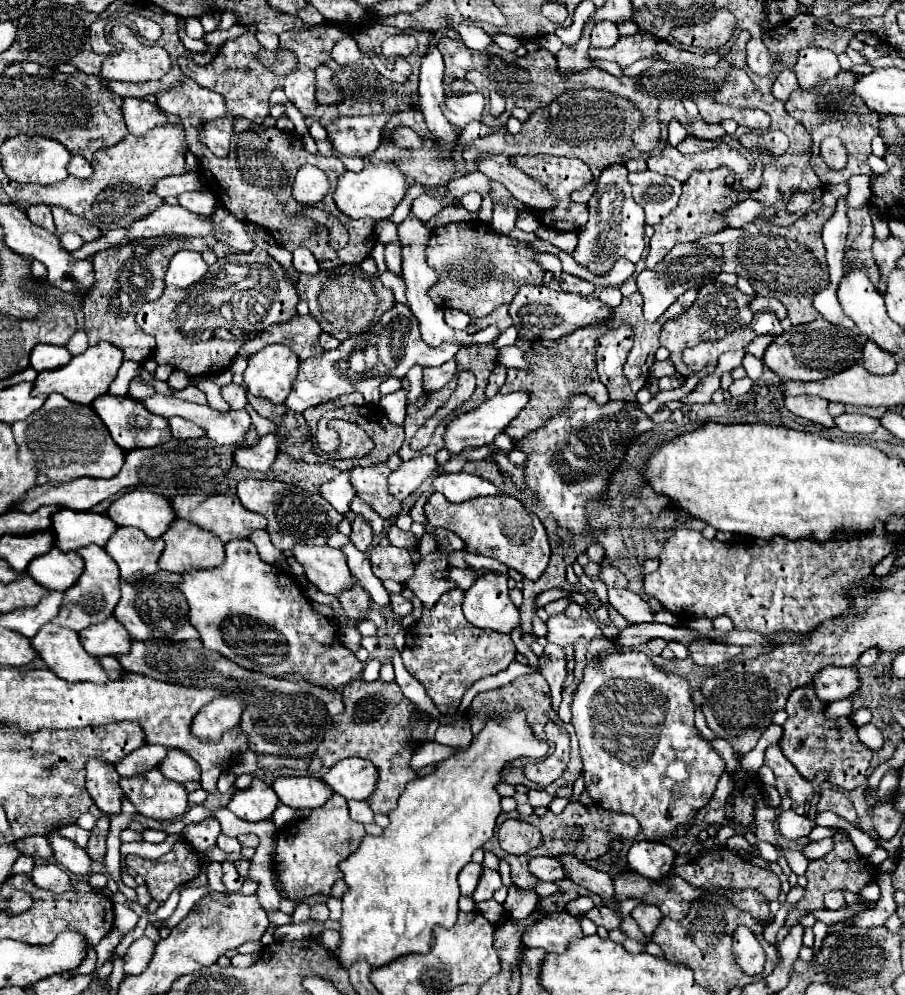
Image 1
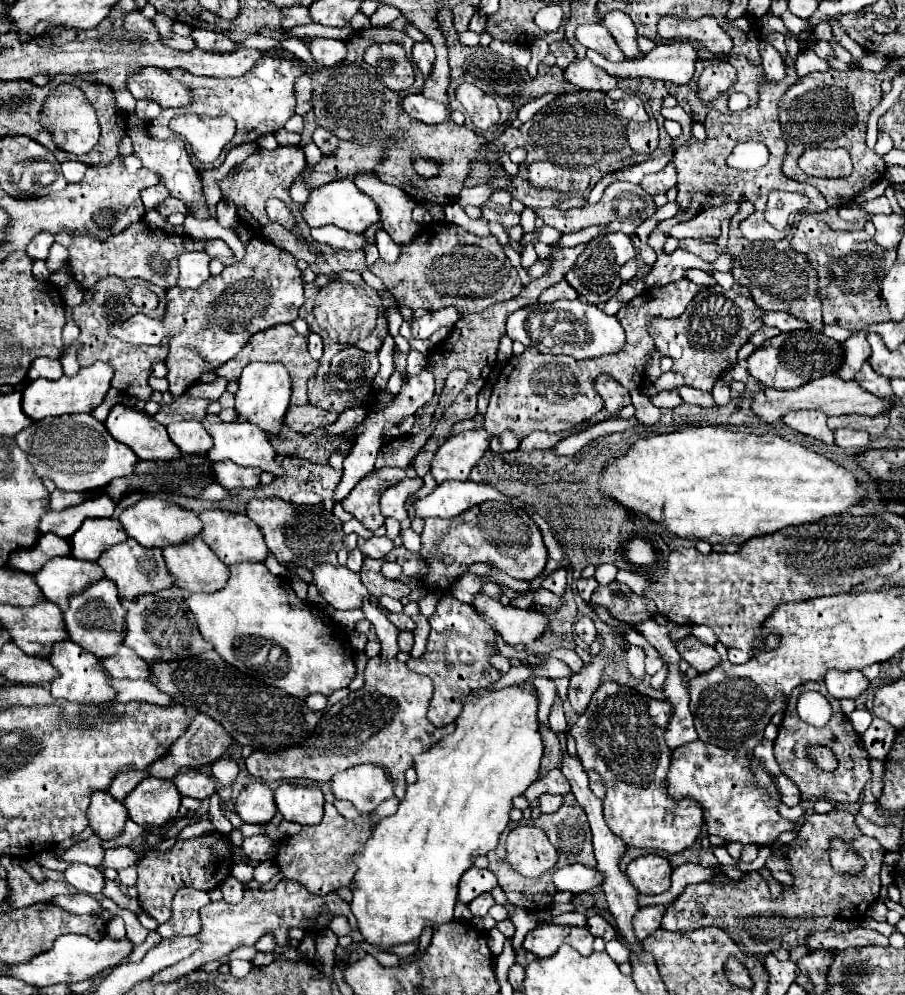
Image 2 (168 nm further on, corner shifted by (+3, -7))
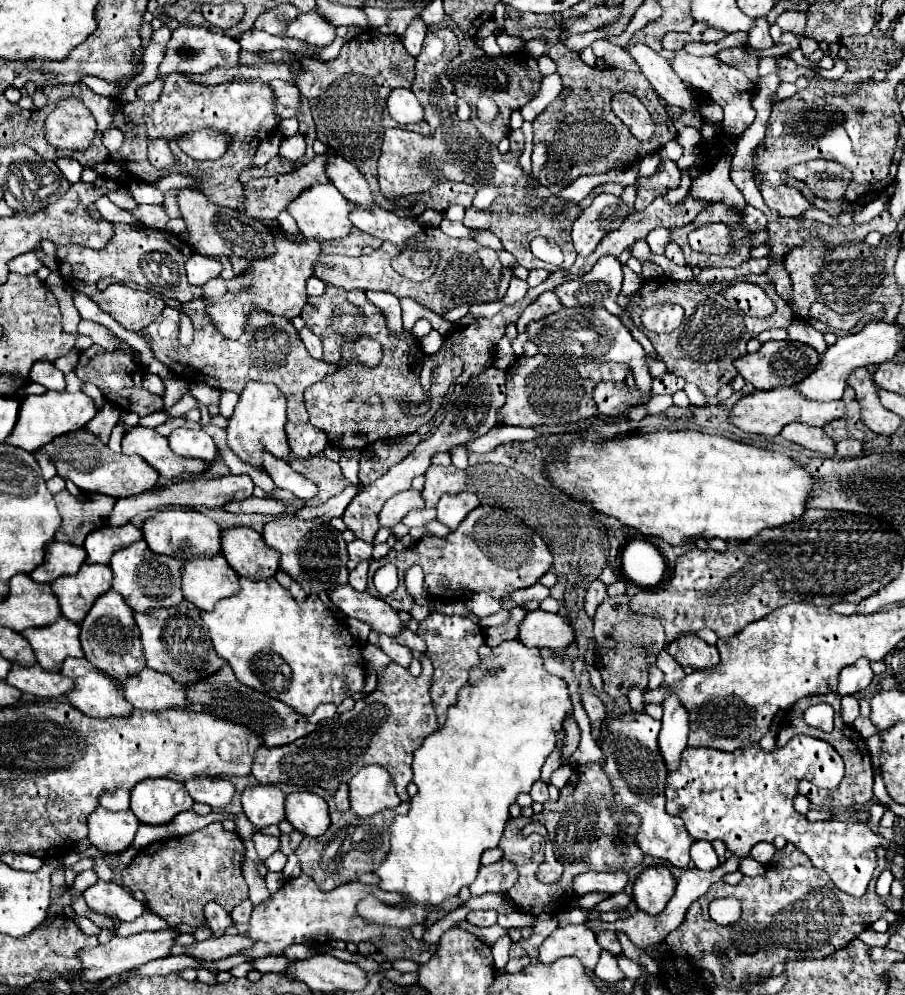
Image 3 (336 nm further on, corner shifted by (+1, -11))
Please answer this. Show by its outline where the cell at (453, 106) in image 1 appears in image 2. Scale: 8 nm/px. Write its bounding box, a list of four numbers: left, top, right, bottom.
[400,94,450,124]

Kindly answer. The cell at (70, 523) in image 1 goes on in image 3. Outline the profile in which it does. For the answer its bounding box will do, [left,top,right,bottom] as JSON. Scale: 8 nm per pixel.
[84,524,142,564]

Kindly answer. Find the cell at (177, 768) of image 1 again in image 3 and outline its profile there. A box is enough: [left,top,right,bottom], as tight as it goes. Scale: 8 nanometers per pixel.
[184,778,234,808]

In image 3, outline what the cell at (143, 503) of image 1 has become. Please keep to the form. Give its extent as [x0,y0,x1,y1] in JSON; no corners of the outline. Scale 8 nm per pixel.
[142,510,220,560]

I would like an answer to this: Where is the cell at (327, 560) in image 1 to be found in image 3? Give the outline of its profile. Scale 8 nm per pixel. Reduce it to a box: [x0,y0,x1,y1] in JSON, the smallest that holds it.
[328,584,402,636]

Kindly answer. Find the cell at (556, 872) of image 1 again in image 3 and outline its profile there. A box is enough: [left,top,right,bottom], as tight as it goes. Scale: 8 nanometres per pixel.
[572,872,628,896]

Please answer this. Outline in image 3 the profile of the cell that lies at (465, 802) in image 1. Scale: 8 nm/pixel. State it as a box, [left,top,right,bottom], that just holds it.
[358,640,572,930]

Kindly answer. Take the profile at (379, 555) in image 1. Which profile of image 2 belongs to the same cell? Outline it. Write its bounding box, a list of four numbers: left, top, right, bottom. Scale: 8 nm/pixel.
[360,502,548,600]

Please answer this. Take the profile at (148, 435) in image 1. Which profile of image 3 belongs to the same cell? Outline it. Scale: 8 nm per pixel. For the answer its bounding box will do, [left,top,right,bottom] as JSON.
[122,426,208,480]

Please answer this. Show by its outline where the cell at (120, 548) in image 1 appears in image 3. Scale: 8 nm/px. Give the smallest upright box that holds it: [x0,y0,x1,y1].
[110,540,182,612]

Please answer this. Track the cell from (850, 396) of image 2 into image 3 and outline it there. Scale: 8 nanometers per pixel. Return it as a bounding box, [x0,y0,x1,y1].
[730,386,846,436]

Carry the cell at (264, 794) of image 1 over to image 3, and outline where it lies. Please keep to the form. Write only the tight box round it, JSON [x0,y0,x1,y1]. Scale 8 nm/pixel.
[242,786,284,830]

